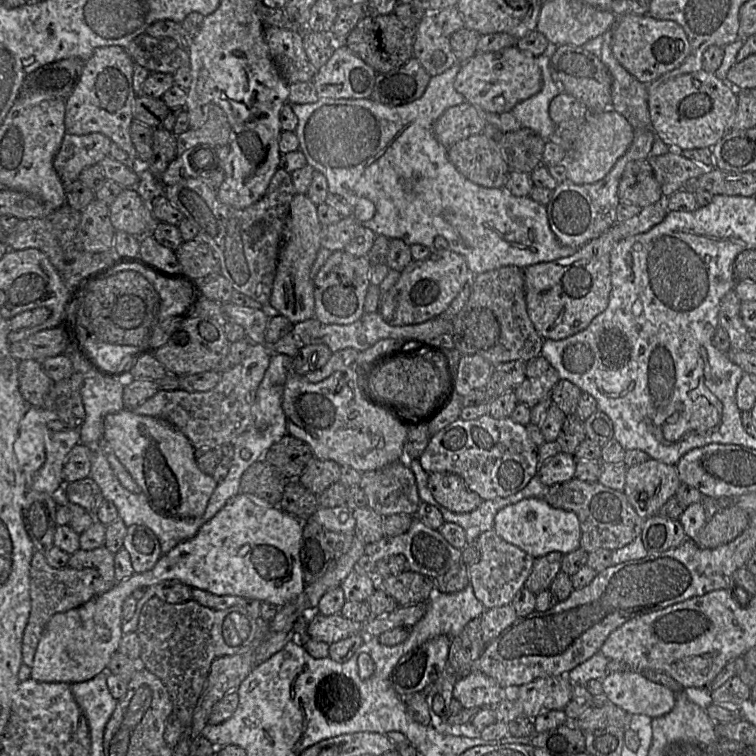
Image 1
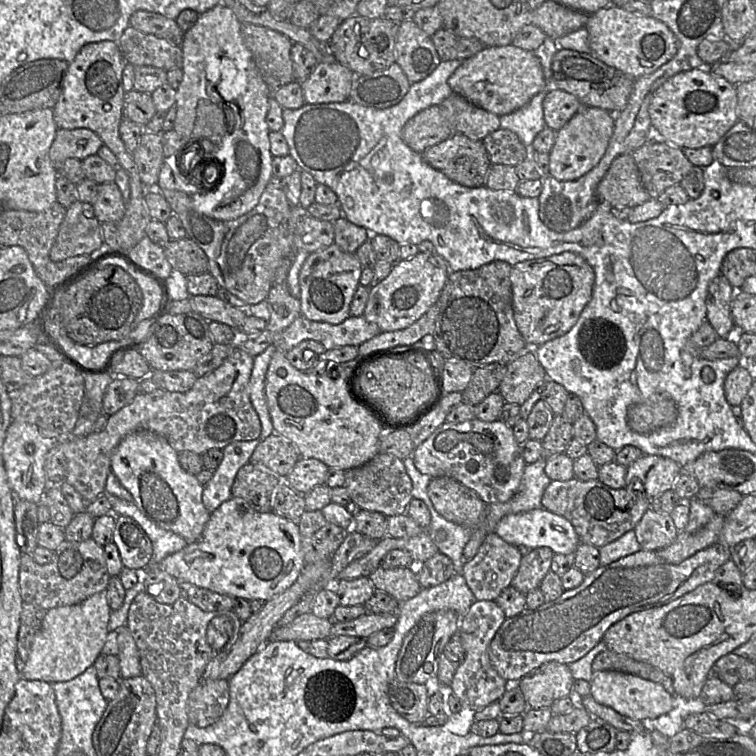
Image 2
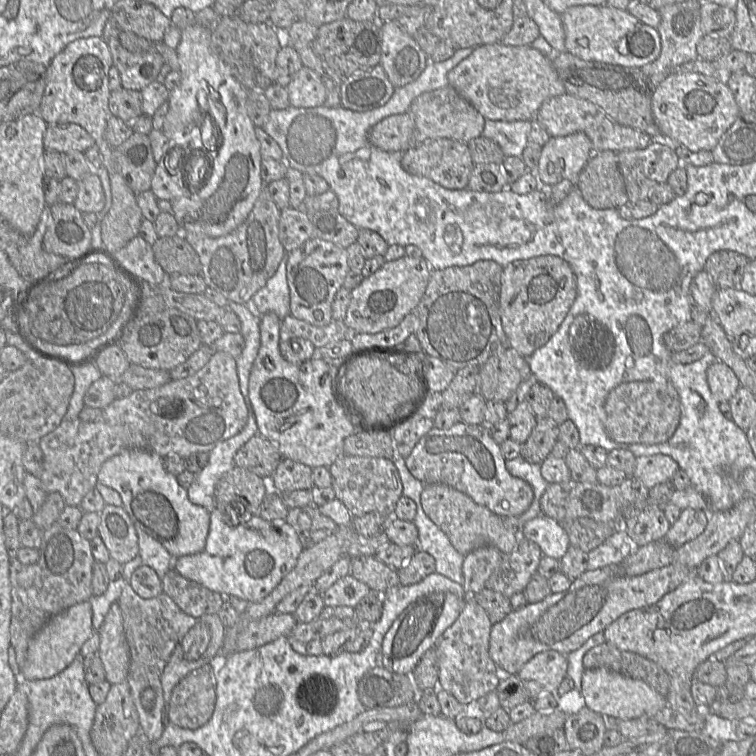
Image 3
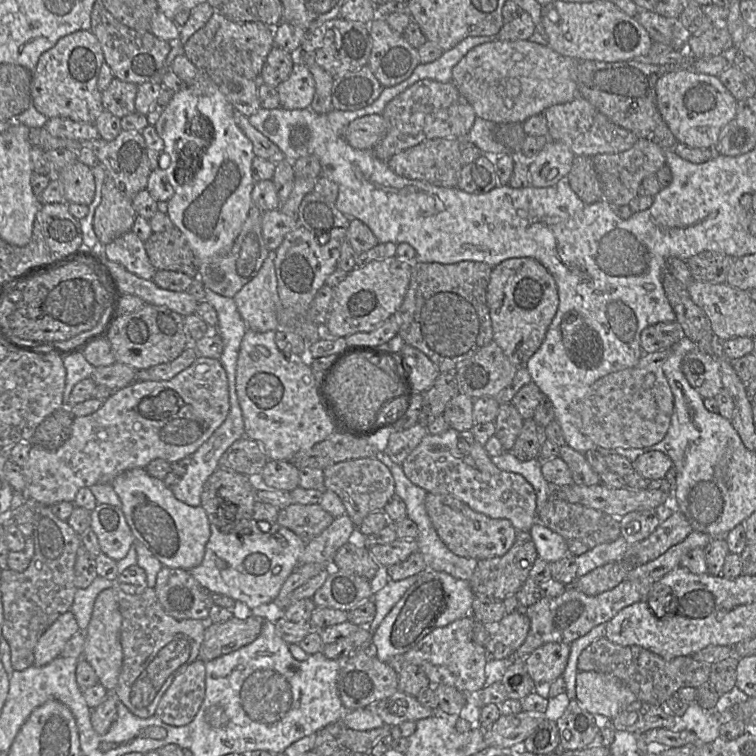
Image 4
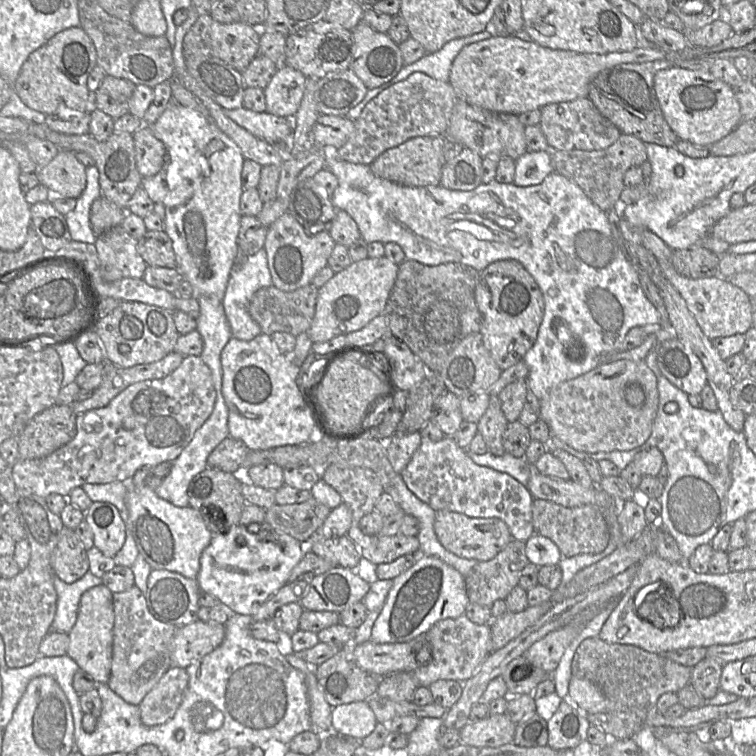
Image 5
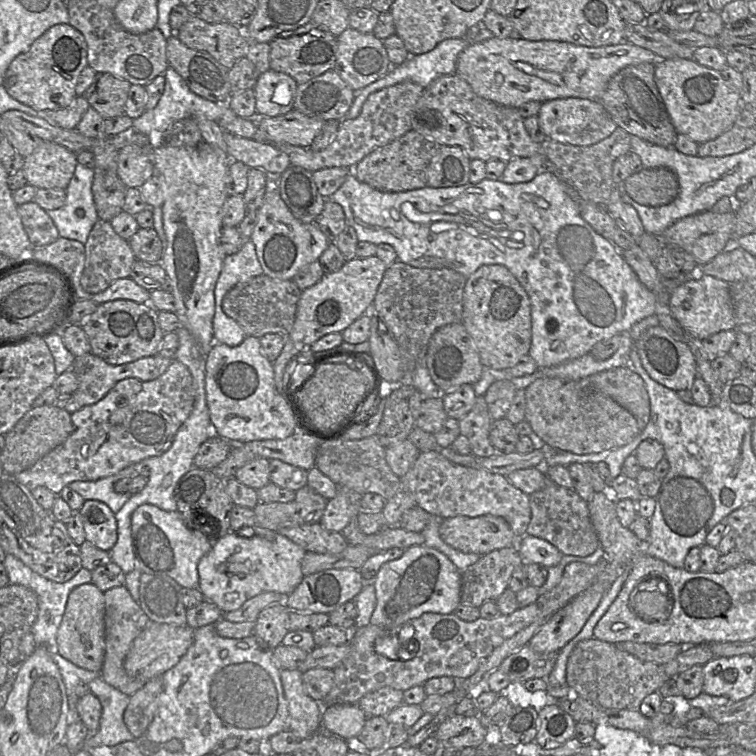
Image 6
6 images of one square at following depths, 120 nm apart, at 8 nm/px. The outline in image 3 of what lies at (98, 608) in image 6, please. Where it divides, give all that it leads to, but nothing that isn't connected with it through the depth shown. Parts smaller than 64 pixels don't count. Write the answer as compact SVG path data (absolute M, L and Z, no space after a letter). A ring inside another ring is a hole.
M118 601L111 604L101 627L96 632L100 638L97 654L105 670L105 680L111 685L126 681L130 654Z

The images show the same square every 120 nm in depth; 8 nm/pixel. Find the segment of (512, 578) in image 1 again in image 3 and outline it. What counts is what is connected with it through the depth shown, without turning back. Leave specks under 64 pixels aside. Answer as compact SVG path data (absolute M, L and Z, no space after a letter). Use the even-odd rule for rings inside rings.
M494 546L478 547L465 555L463 562L464 590L473 596L483 590L493 571L500 565L503 553Z

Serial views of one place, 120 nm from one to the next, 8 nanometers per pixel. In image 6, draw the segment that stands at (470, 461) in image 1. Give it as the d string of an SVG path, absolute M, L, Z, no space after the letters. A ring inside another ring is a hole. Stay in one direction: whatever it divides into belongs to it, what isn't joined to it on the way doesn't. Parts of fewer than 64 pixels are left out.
M439 450L421 452L408 472L400 478L401 490L411 493L419 507L440 518L493 515L503 518L519 538L526 535L531 520L529 495L510 483L506 476L482 468L455 464Z

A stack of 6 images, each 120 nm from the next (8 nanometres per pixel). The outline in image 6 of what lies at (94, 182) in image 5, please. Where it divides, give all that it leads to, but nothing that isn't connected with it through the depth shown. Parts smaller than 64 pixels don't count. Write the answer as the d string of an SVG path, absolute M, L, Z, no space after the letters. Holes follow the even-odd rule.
M77 163L73 177L65 189L65 204L59 209L47 211L60 237L85 244L99 220L92 194L93 178L93 169Z

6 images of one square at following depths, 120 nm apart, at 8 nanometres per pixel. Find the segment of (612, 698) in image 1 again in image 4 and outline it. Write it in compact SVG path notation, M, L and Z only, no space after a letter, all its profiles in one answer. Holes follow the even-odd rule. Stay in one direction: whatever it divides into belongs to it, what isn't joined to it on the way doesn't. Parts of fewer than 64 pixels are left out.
M578 671L575 690L576 701L583 709L608 719L638 701L635 694L618 678L594 671Z

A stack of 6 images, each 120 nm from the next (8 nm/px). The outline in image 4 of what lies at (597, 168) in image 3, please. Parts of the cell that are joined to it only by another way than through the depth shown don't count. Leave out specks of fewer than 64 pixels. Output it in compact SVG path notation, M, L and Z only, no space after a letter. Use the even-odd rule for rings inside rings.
M575 156L567 175L567 180L572 190L587 204L604 199L591 158L588 156Z

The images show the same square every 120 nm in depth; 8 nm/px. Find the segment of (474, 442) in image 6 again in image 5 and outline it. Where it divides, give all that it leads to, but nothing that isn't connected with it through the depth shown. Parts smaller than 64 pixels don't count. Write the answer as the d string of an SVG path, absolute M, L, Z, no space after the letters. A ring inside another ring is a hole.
M492 393L489 395L488 408L477 422L477 430L484 439L488 452L495 456L502 456L506 453L502 444L502 436L509 422L501 409L498 396Z

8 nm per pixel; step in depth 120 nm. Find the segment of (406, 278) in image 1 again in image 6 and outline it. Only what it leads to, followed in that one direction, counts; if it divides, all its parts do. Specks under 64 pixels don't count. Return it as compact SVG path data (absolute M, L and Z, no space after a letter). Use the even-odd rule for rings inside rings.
M354 258L333 273L325 273L313 286L302 290L293 328L288 339L311 345L326 334L342 332L360 316L370 312L378 287L388 265L380 258Z

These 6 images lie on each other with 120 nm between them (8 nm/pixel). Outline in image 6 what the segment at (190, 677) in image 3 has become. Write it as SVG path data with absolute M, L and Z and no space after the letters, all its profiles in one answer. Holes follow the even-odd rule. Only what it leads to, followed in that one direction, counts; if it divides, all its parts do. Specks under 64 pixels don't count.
M157 676L129 696L129 704L124 712L124 722L134 737L142 736L151 724L157 707L157 698L162 690L162 677Z

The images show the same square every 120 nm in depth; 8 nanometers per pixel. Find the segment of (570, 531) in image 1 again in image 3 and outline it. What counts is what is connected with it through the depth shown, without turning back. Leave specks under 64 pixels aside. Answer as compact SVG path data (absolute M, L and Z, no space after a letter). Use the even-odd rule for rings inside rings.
M544 514L527 521L518 535L535 542L542 555L557 560L560 560L570 547L568 535L561 524Z

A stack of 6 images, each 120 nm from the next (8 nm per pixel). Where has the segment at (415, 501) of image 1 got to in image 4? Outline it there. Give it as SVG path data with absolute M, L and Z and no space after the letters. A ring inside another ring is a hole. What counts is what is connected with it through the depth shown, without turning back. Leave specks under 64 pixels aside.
M382 457L359 458L336 463L323 470L326 490L334 492L342 501L346 514L355 527L374 511L383 511L395 495L395 481Z

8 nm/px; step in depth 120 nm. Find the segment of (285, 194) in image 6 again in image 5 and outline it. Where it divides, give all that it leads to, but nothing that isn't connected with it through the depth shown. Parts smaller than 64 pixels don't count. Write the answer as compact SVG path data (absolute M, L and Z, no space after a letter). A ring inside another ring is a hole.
M308 178L292 190L288 212L303 226L307 234L329 231L337 208L323 188Z

